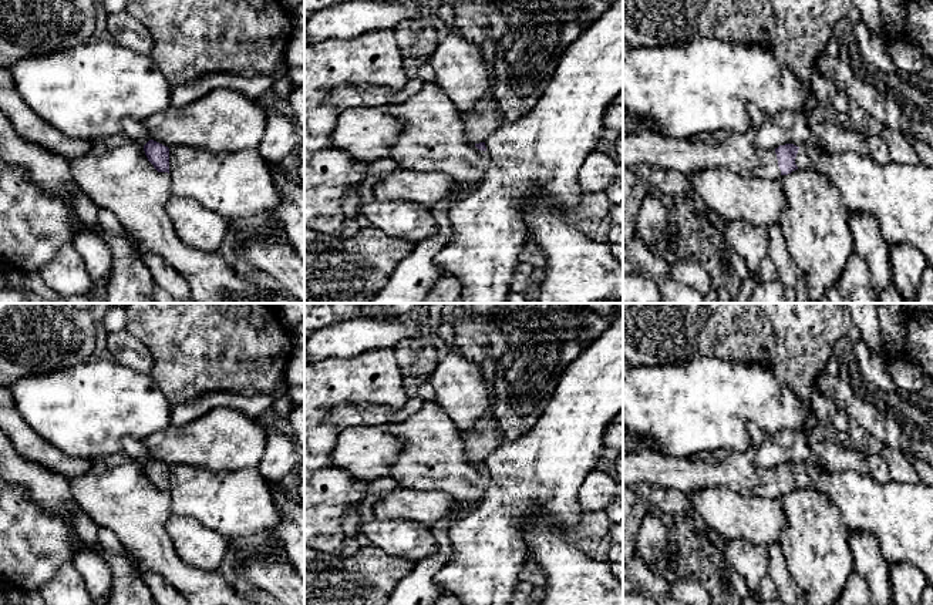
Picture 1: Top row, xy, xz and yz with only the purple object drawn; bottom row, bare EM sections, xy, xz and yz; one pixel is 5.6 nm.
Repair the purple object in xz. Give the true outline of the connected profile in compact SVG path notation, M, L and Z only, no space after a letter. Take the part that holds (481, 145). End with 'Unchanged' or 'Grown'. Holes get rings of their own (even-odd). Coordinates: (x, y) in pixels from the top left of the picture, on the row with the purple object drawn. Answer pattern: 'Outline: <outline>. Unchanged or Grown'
Outline: M494 94L485 95L472 111L459 114L466 138L481 151L486 151L485 140L506 121Z. Grown

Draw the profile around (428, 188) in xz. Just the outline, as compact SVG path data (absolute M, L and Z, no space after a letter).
M398 165L378 177L381 181L374 186L374 195L380 199L405 199L420 202L430 209L454 195L454 181L442 172L410 171Z

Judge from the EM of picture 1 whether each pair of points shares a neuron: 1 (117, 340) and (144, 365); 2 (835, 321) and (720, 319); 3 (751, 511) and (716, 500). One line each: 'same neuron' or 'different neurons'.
1: same neuron
2: same neuron
3: same neuron

